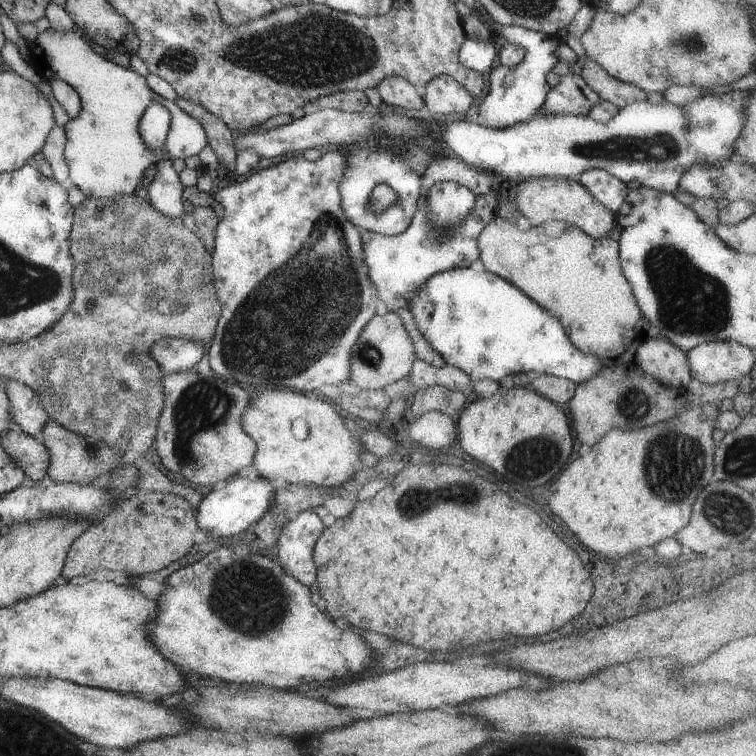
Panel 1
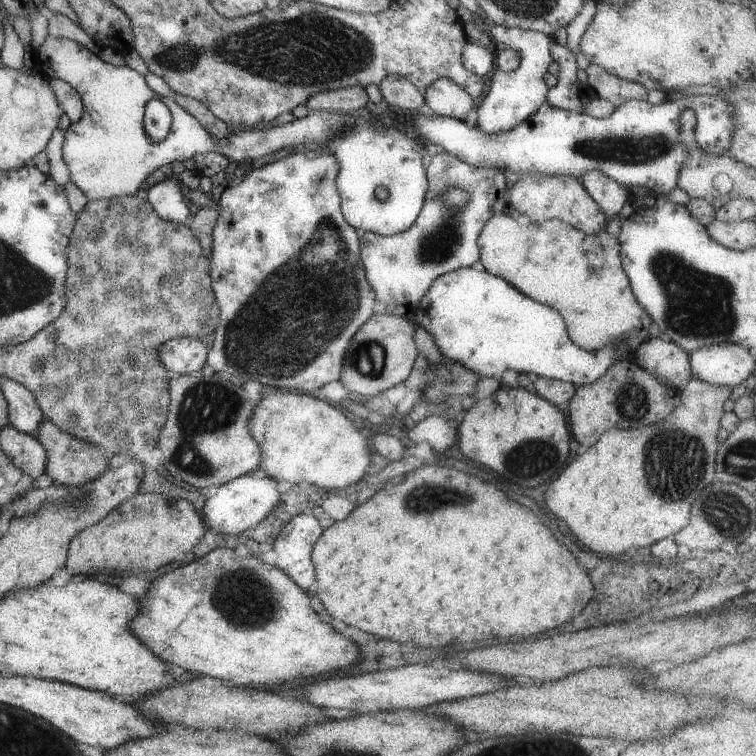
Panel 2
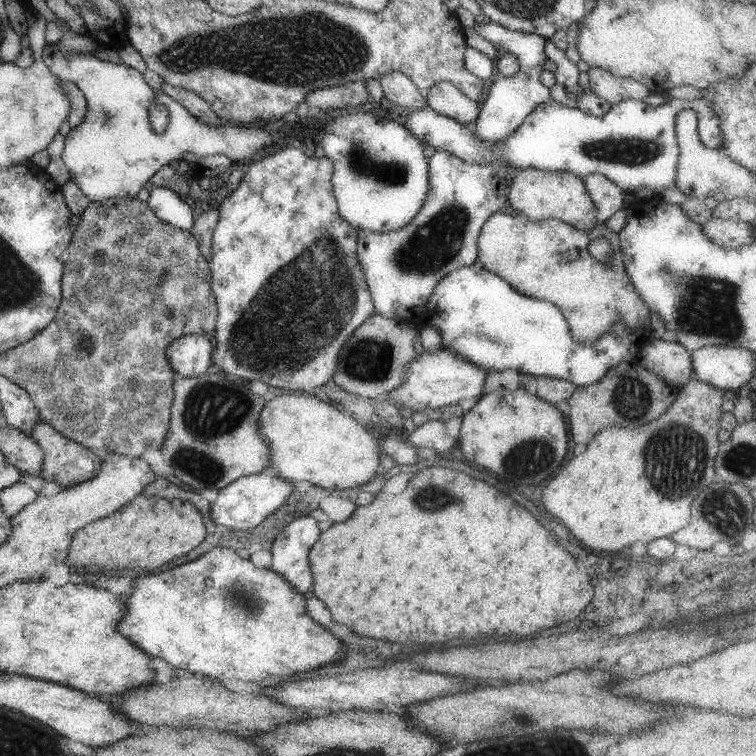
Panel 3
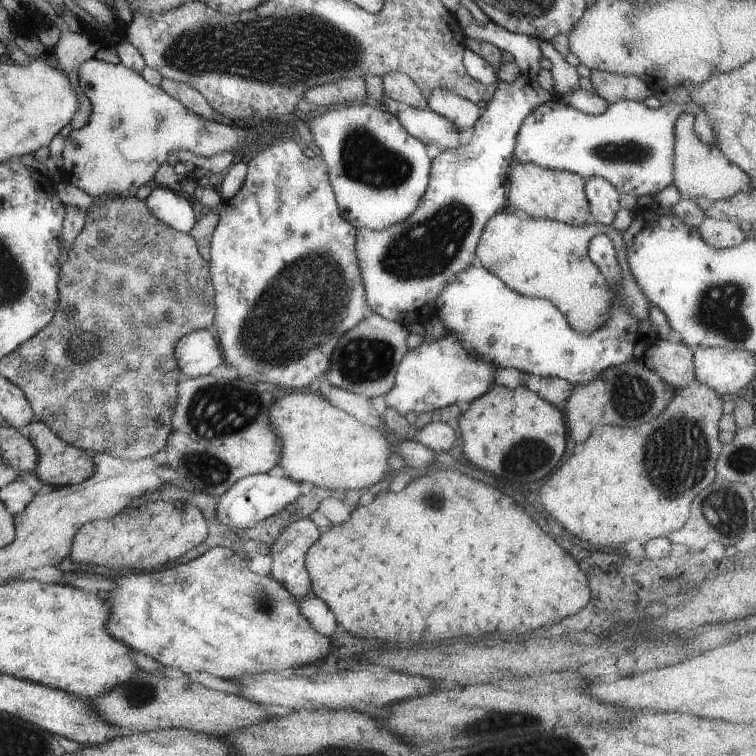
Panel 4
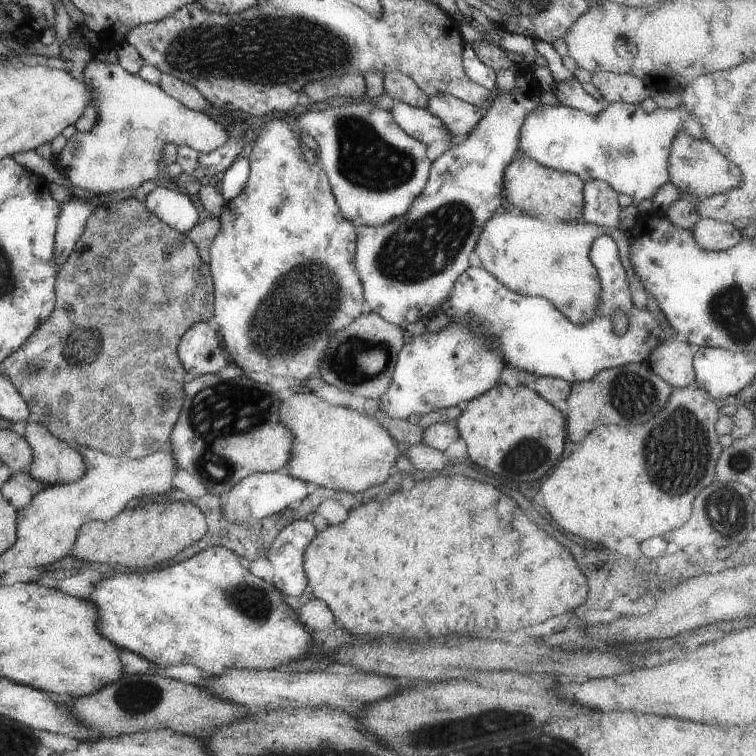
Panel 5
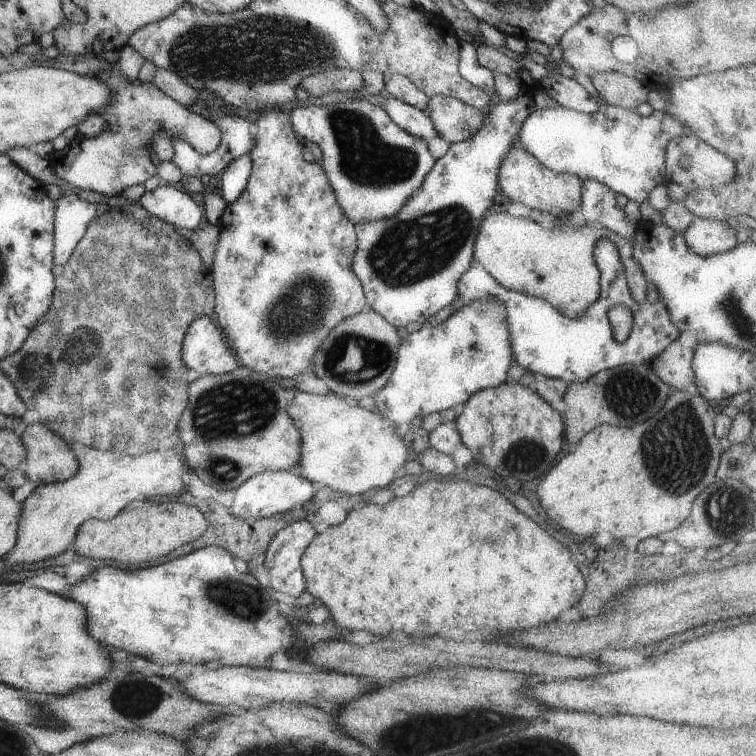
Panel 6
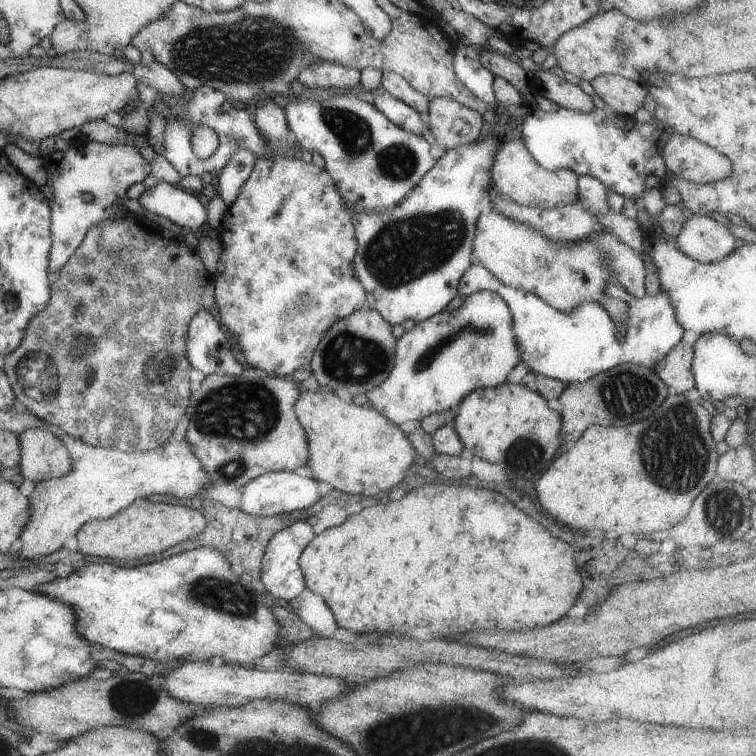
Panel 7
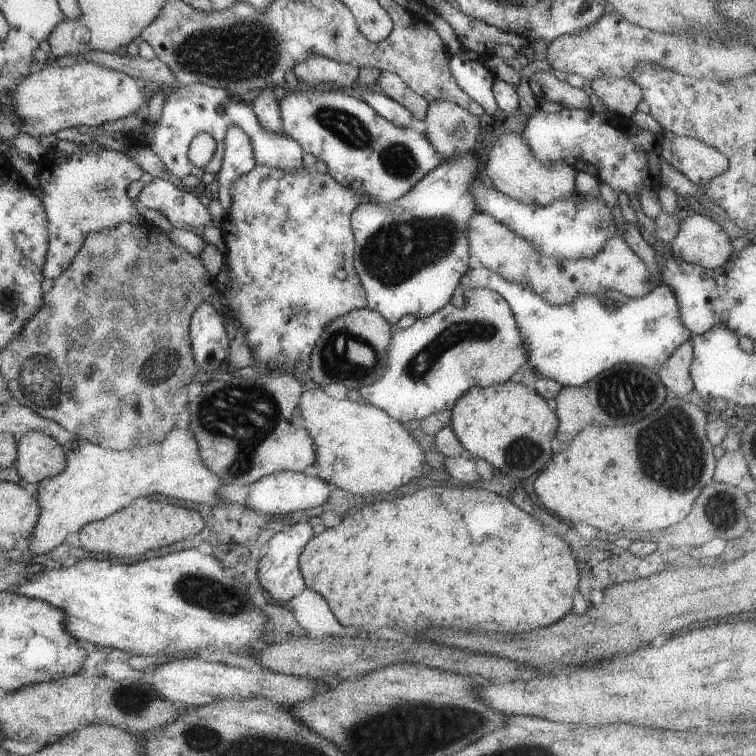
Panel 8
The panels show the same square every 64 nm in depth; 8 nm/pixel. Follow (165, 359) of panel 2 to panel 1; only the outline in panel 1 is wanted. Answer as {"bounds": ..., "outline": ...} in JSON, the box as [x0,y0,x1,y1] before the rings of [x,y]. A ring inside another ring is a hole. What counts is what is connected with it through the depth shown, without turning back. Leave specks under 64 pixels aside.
{"bounds":[148,338,204,374],"outline":[[[178,338],[157,339],[148,353],[165,374],[191,371],[204,354],[202,342]]]}

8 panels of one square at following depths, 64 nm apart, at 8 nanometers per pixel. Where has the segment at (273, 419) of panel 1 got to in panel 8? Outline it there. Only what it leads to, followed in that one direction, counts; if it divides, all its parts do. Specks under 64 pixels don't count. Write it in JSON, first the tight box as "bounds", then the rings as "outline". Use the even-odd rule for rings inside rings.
{"bounds":[296,389,425,496],"outline":[[[322,389],[303,391],[298,398],[300,416],[296,420],[313,441],[314,464],[309,472],[328,482],[337,489],[354,495],[370,496],[372,493],[389,492],[419,475],[421,462],[425,462],[424,452],[414,439],[414,434],[403,429],[402,423],[386,415],[385,412],[365,402],[336,399]]]}

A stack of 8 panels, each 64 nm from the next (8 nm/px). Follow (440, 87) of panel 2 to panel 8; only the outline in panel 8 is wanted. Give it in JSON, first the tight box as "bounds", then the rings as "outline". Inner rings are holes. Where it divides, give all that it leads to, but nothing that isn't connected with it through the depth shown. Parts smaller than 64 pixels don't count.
{"bounds":[425,100,479,159],"outline":[[[434,100],[428,102],[425,122],[427,140],[443,159],[473,150],[479,130],[479,117],[457,104]]]}

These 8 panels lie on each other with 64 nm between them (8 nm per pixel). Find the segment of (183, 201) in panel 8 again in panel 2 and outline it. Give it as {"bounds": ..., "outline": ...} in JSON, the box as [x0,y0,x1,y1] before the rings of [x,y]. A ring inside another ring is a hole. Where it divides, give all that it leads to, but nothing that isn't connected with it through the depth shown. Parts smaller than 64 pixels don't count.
{"bounds":[146,173,189,224],"outline":[[[169,173],[168,177],[148,188],[146,200],[162,219],[181,224],[189,216],[189,208],[183,202],[184,195],[178,182],[177,176]]]}

